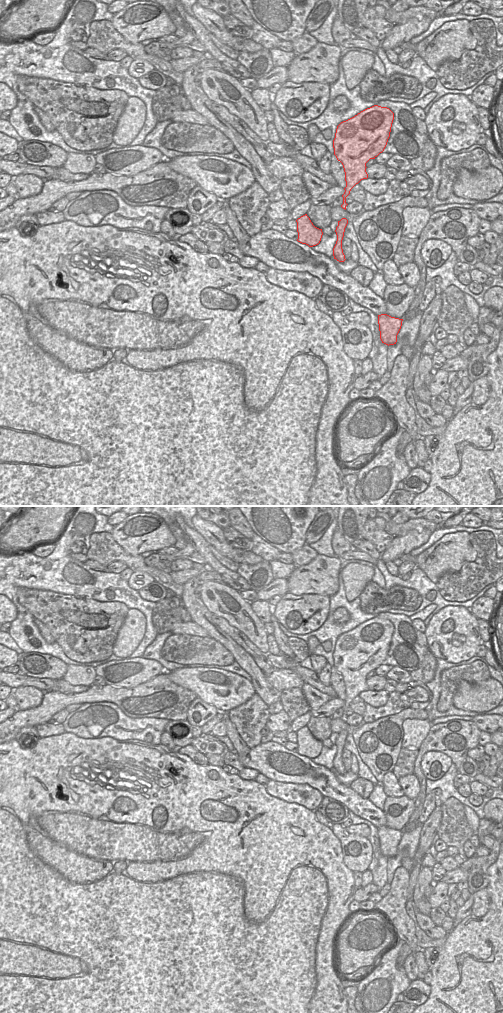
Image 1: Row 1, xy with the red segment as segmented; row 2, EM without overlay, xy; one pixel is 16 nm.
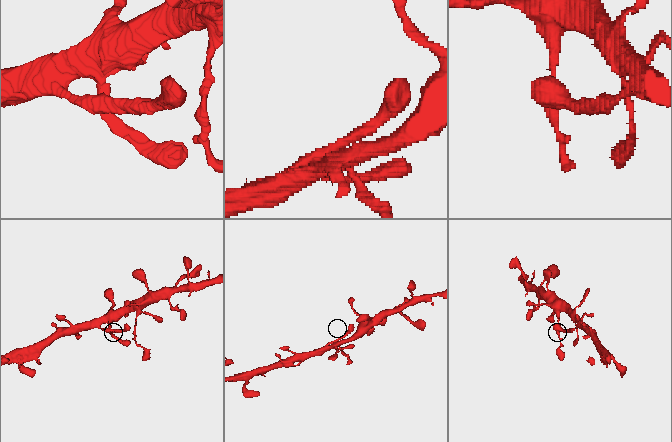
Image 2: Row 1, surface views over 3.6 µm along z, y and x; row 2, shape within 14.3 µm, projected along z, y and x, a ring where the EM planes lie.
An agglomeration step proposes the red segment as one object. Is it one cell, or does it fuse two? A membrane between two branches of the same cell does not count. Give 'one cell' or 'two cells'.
two cells

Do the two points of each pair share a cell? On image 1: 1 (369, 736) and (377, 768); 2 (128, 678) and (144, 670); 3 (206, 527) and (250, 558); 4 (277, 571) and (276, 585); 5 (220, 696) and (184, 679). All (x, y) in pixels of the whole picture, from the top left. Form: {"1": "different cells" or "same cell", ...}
{"1": "same cell", "2": "same cell", "3": "same cell", "4": "different cells", "5": "same cell"}

